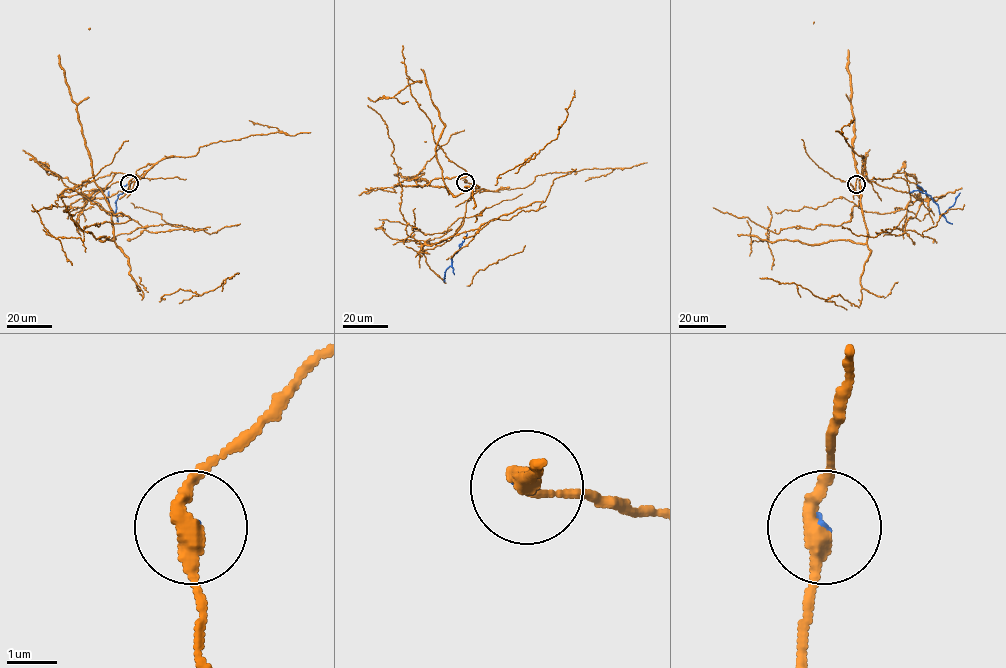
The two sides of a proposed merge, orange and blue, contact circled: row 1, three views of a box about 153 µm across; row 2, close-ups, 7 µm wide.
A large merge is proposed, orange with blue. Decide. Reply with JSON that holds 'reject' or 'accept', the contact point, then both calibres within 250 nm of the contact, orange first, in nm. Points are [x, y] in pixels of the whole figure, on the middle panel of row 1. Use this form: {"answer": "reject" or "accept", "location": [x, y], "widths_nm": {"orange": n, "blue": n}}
{"answer": "reject", "location": [465, 182], "widths_nm": {"orange": 320, "blue": 50}}

